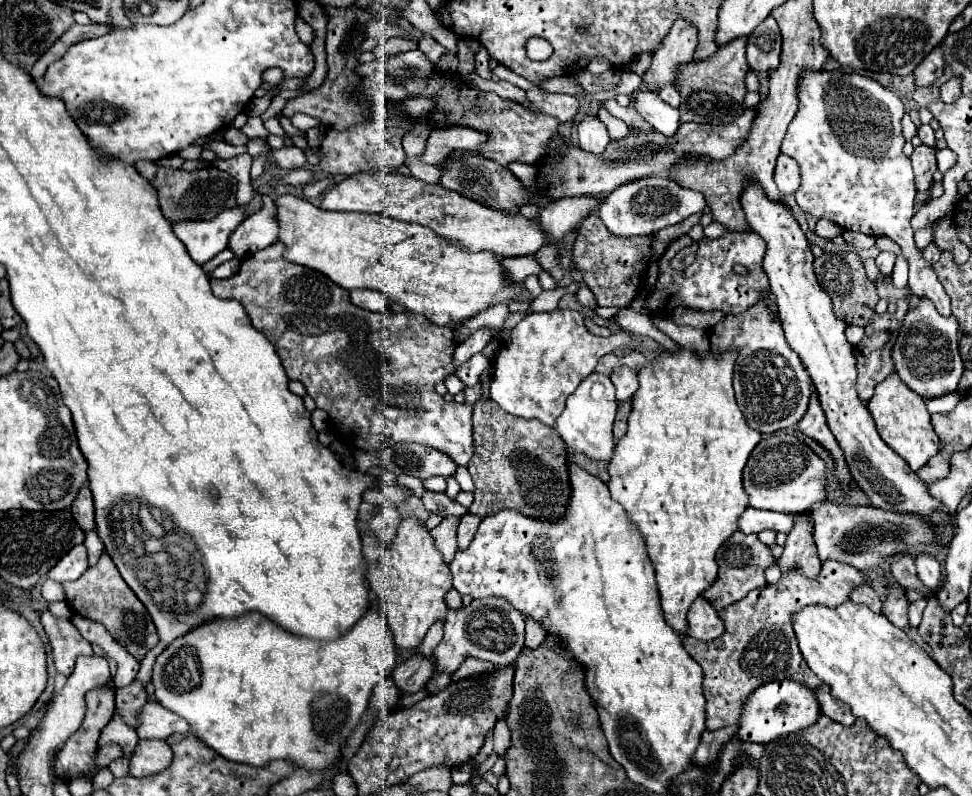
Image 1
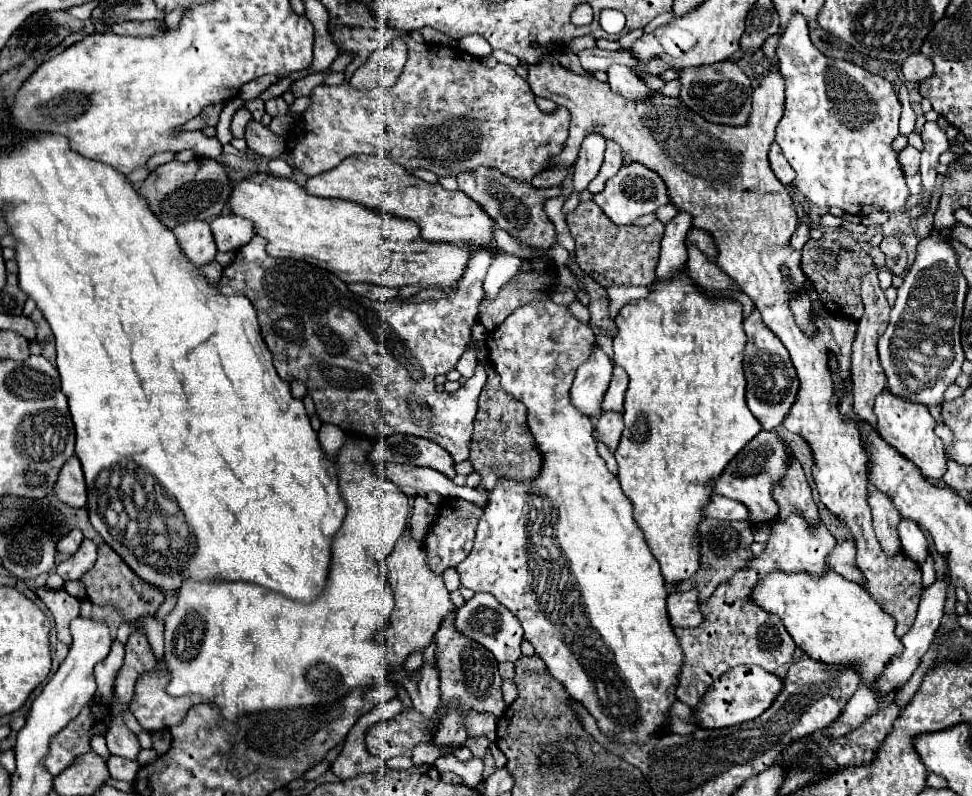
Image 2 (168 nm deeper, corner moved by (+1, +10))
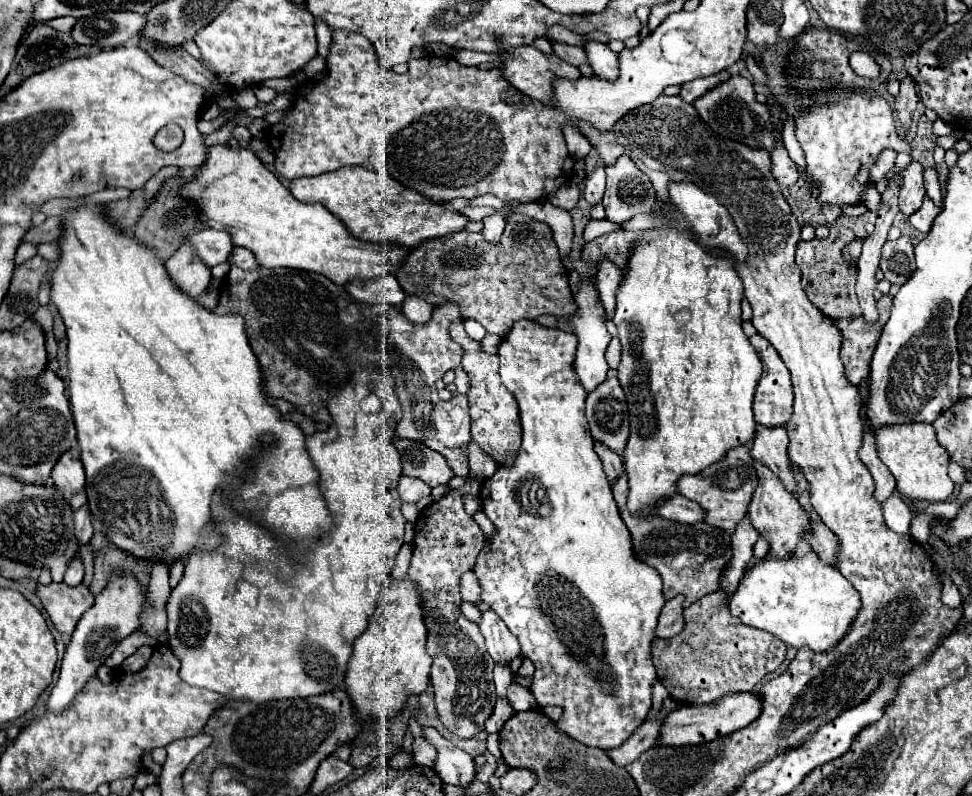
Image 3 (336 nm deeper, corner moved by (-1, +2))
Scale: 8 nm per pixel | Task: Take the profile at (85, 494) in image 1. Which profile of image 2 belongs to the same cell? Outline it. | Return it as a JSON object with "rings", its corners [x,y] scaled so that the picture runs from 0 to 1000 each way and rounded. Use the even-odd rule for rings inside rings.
{"rings":[[[78,573],[70,575],[66,585],[62,588],[56,621],[70,636],[84,638],[88,636],[88,608],[86,608],[86,593],[82,585],[82,578]]]}

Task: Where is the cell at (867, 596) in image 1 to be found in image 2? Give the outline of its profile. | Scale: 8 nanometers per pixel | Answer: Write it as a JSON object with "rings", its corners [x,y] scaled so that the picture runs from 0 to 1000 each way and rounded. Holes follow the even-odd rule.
{"rings":[[[864,678],[860,683],[858,696],[852,696],[852,711],[877,731],[889,731],[889,724],[881,714],[881,688],[877,678]]]}

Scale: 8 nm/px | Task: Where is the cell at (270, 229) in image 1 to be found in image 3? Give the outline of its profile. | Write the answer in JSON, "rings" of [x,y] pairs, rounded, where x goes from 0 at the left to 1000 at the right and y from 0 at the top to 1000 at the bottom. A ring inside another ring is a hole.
{"rings":[[[210,286],[204,294],[198,294],[198,299],[191,299],[204,319],[204,324],[210,327],[212,334],[222,334],[228,329],[235,329],[235,322],[241,314],[239,296],[233,289],[220,289],[220,286]]]}

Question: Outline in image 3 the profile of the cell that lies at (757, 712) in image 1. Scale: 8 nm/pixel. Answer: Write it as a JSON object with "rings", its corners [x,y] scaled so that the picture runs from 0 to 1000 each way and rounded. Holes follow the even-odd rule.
{"rings":[[[749,869],[743,877],[730,882],[730,884],[720,884],[720,887],[702,887],[689,899],[685,899],[685,907],[679,917],[679,930],[677,935],[681,937],[706,937],[706,935],[724,935],[735,927],[747,925],[753,917],[761,917],[776,907],[780,897],[784,894],[784,877],[778,869]]]}

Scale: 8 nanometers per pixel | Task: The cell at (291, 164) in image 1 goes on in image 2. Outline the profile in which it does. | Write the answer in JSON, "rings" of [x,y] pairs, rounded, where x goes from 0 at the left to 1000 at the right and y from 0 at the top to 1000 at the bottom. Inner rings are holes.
{"rings":[[[257,151],[253,158],[253,168],[251,176],[255,181],[257,188],[272,193],[274,198],[286,198],[292,193],[294,181],[290,171],[284,171],[282,166],[278,166],[274,158],[270,158],[263,151]]]}

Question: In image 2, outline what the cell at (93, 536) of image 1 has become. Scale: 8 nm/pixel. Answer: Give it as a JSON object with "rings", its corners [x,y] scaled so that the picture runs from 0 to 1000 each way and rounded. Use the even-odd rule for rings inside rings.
{"rings":[[[86,676],[82,683],[82,691],[78,696],[74,696],[74,701],[60,706],[58,719],[66,729],[80,729],[97,711],[97,706],[99,706],[99,681]]]}

